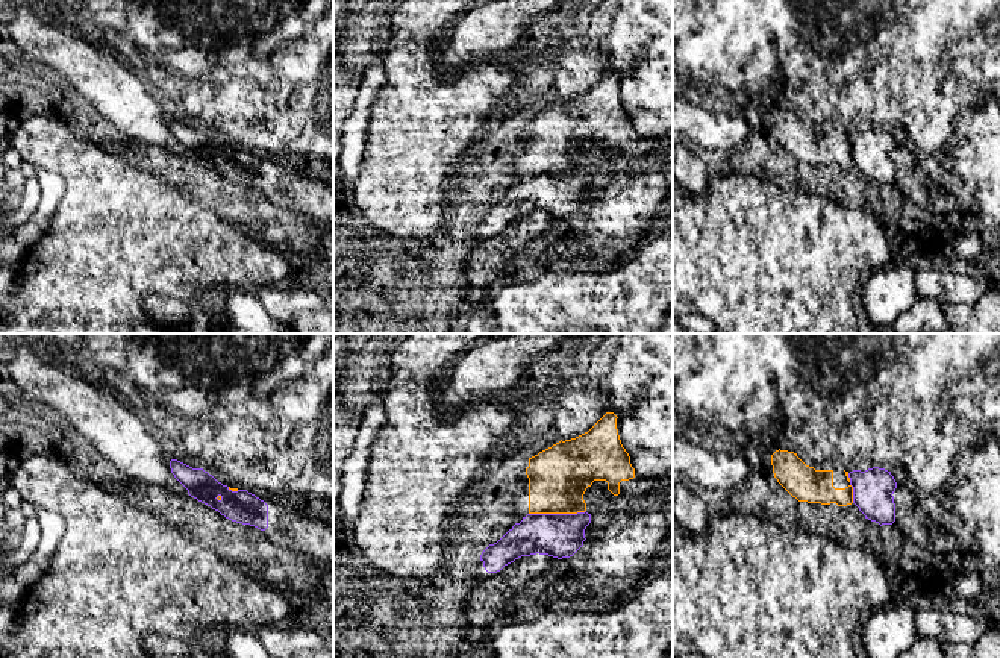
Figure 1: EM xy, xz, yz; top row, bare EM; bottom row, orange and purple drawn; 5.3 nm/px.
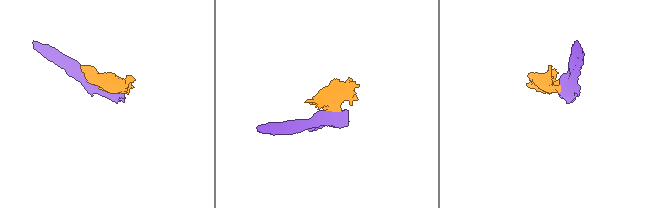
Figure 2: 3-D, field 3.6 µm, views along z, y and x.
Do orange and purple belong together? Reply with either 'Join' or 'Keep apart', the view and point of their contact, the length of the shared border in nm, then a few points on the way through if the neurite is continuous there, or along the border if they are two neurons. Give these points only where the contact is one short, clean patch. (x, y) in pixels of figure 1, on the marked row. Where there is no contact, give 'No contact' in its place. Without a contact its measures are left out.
Keep apart. Touches orange at xz (556, 513). Shared border 300 nm. Boundary: xz (585, 510), (576, 513), (529, 514)

